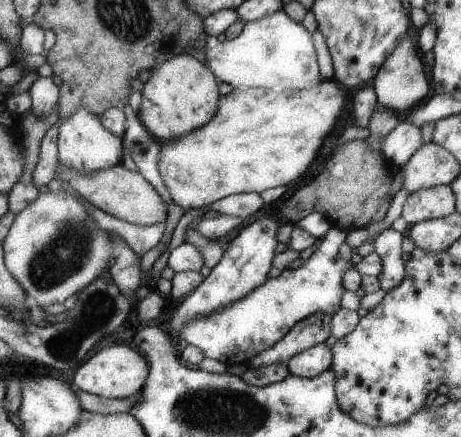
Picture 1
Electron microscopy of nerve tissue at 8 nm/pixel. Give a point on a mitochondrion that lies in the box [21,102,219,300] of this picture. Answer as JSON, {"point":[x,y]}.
{"point":[70,248]}

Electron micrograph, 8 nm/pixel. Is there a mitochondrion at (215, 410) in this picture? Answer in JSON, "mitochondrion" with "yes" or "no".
{"mitochondrion":"yes"}

